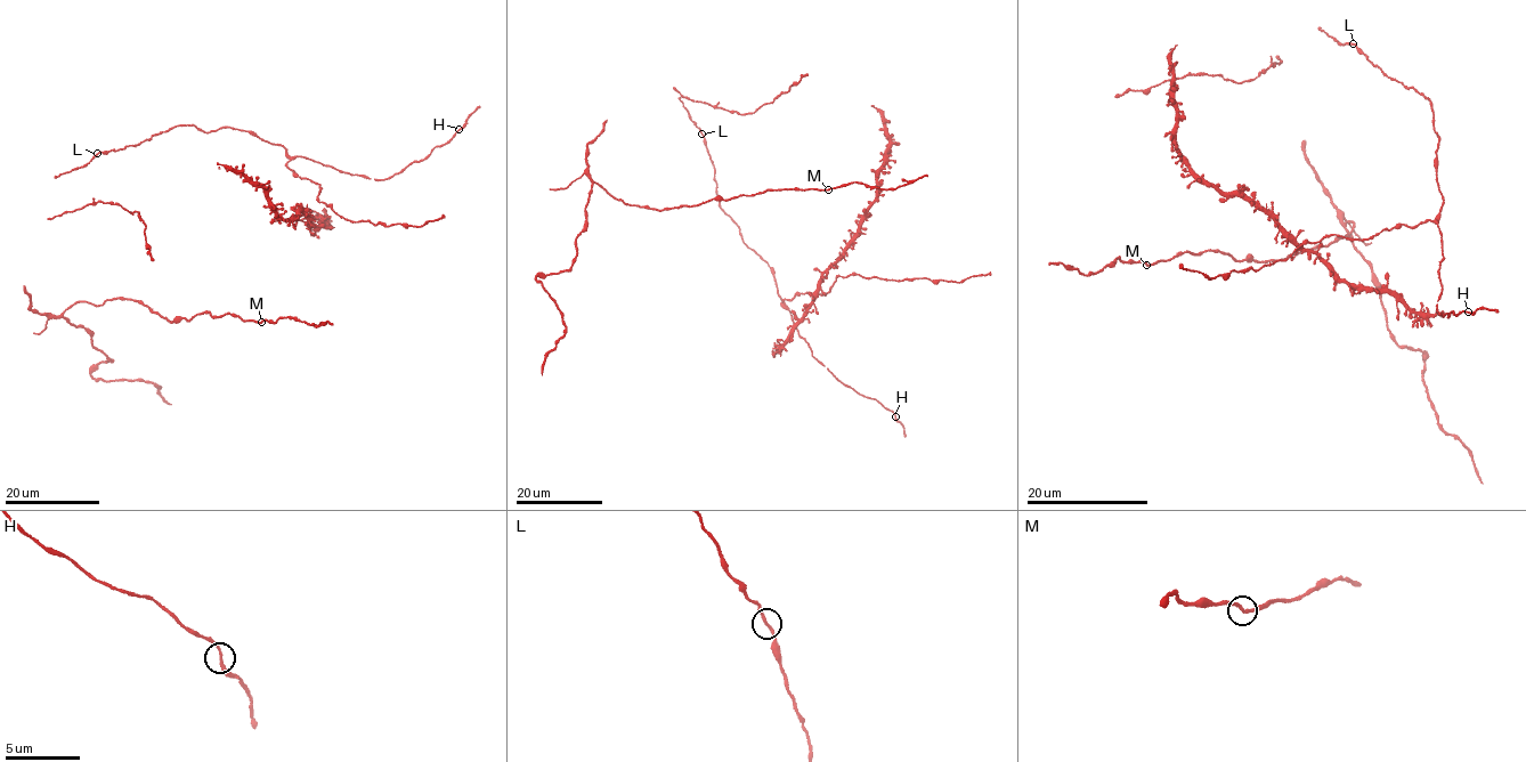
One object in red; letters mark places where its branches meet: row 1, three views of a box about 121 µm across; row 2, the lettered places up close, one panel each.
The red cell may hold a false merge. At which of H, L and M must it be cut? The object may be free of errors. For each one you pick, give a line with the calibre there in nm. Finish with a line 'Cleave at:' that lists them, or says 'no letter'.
Cleave at: no letter

